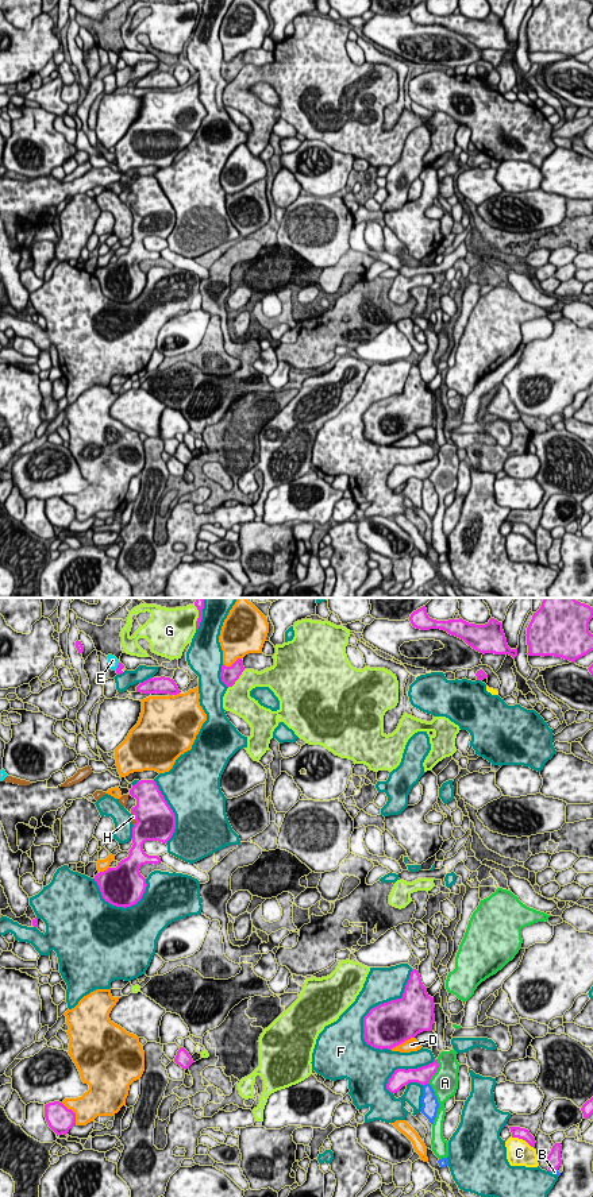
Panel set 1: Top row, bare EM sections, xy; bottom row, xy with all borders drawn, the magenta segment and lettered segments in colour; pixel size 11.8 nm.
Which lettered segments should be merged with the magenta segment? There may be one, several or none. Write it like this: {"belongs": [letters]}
{"belongs": ["H"]}

